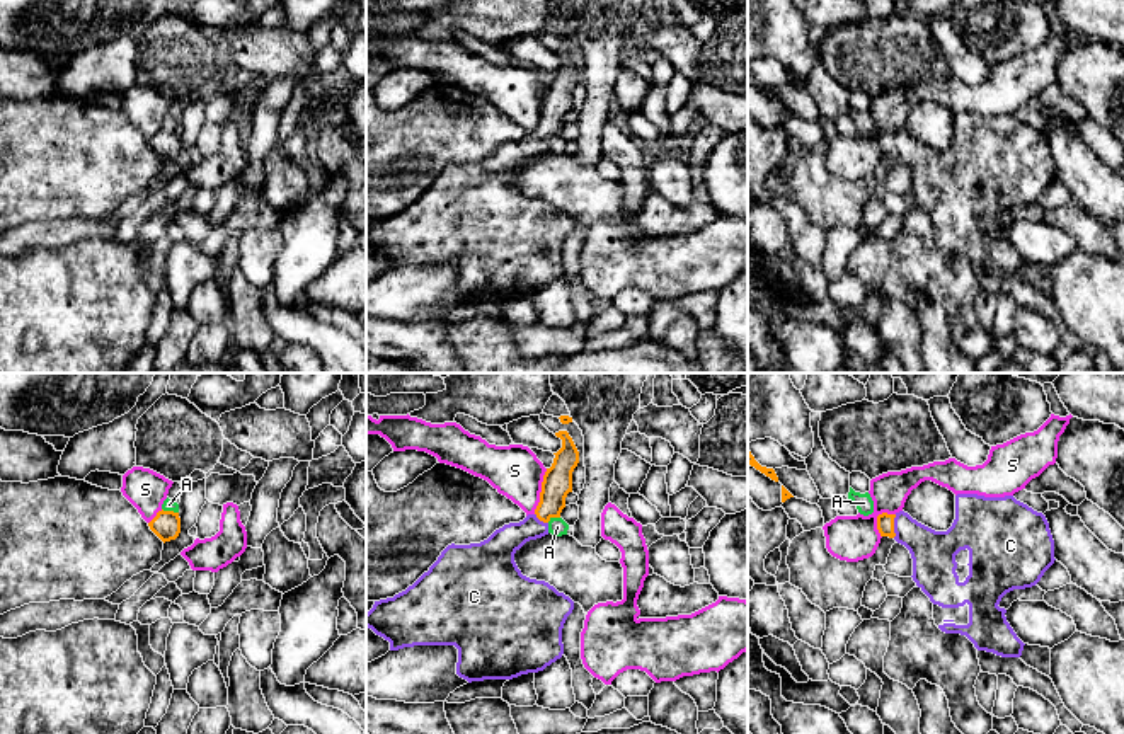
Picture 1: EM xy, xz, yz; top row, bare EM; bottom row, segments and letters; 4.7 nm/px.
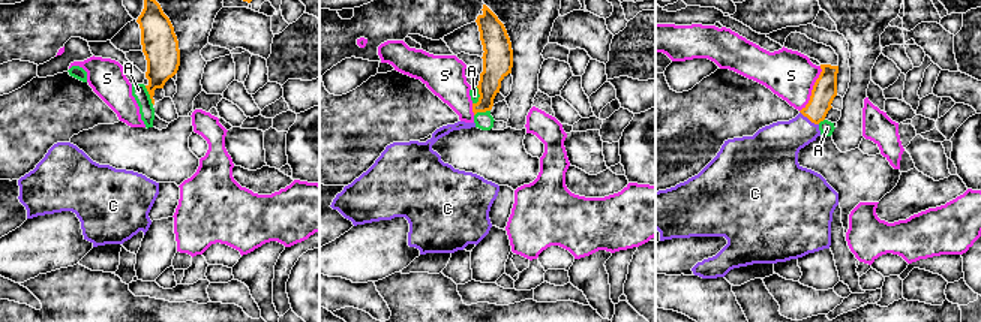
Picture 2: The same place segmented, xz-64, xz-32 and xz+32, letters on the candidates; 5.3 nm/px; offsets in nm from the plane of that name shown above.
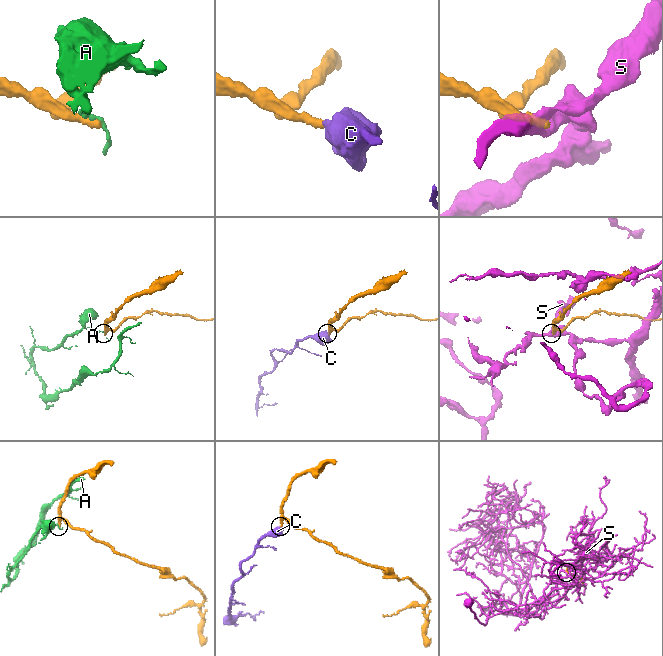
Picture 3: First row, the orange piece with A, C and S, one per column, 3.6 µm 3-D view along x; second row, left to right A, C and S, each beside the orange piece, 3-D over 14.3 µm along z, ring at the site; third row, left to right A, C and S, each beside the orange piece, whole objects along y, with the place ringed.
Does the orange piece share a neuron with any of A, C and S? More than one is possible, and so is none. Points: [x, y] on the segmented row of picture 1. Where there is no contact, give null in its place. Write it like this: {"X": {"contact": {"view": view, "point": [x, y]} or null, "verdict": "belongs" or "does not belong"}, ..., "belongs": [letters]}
{"A": {"contact": {"view": "xy", "point": [171, 511]}, "verdict": "does not belong"}, "C": {"contact": {"view": "yz", "point": [893, 527]}, "verdict": "belongs"}, "S": {"contact": {"view": "xz", "point": [542, 491]}, "verdict": "does not belong"}, "belongs": ["C"]}

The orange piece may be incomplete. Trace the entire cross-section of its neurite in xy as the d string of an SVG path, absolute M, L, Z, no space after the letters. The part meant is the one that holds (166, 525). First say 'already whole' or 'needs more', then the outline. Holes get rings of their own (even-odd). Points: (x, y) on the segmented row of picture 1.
already whole; M158 511L148 523L150 530L165 543L175 540L181 533L181 518L174 511Z

